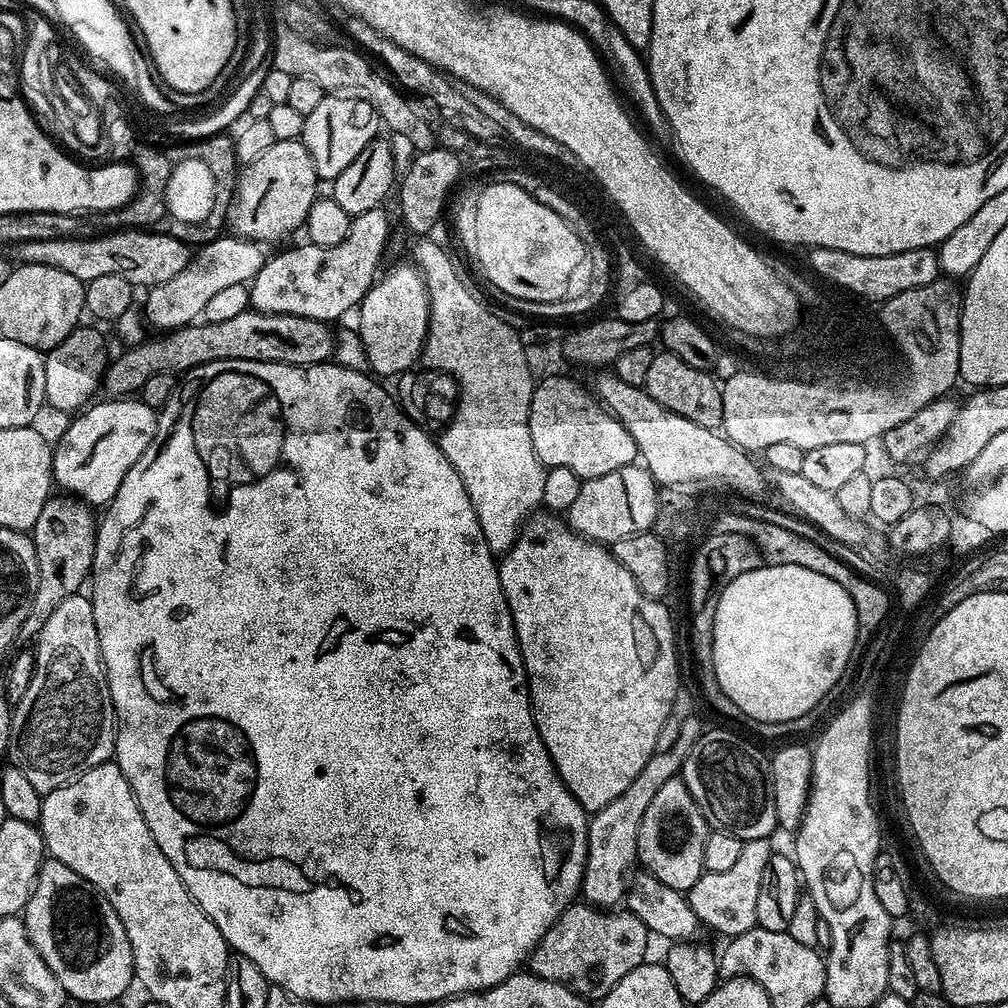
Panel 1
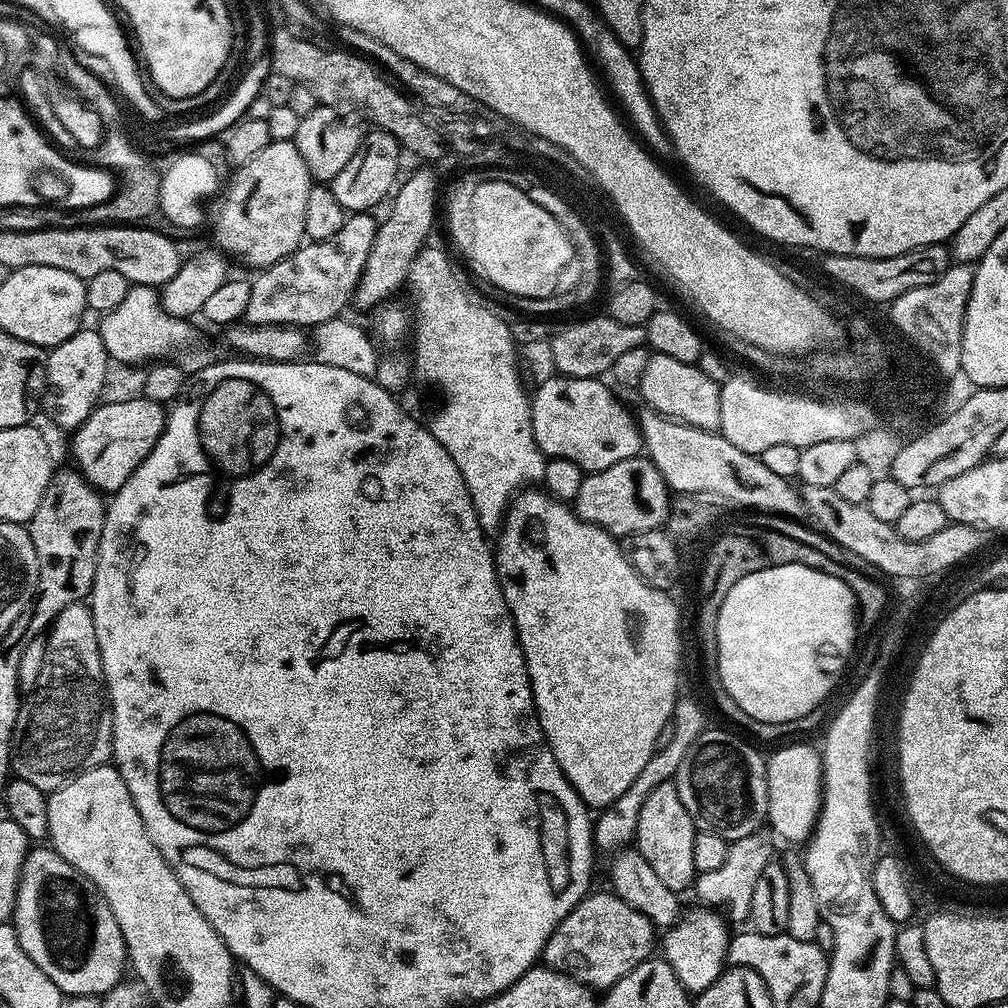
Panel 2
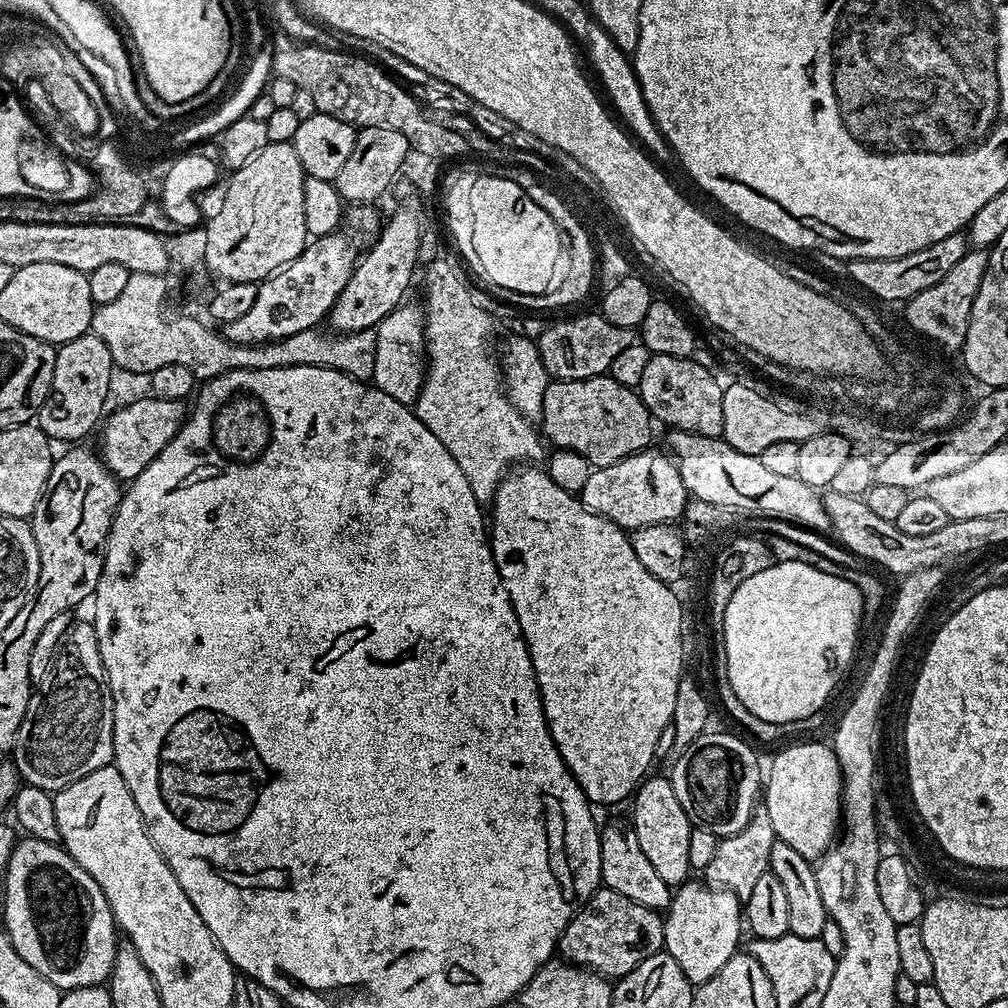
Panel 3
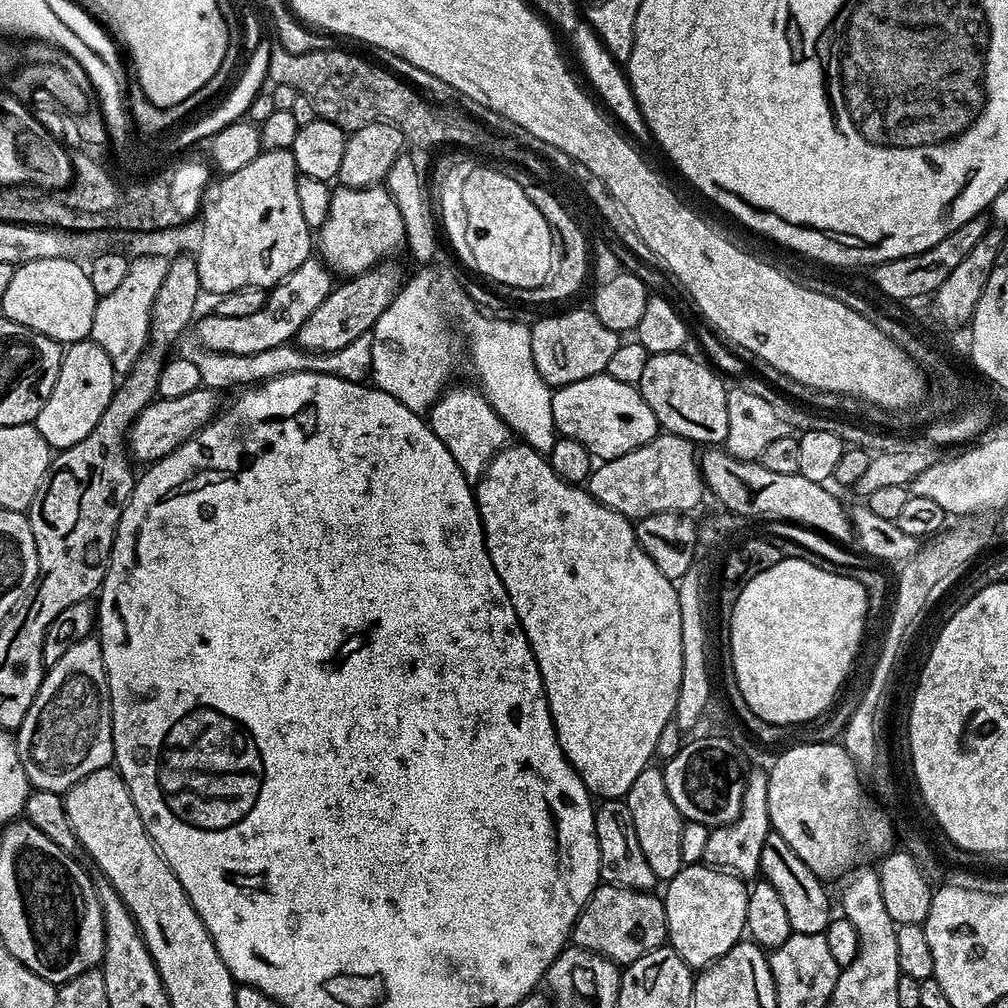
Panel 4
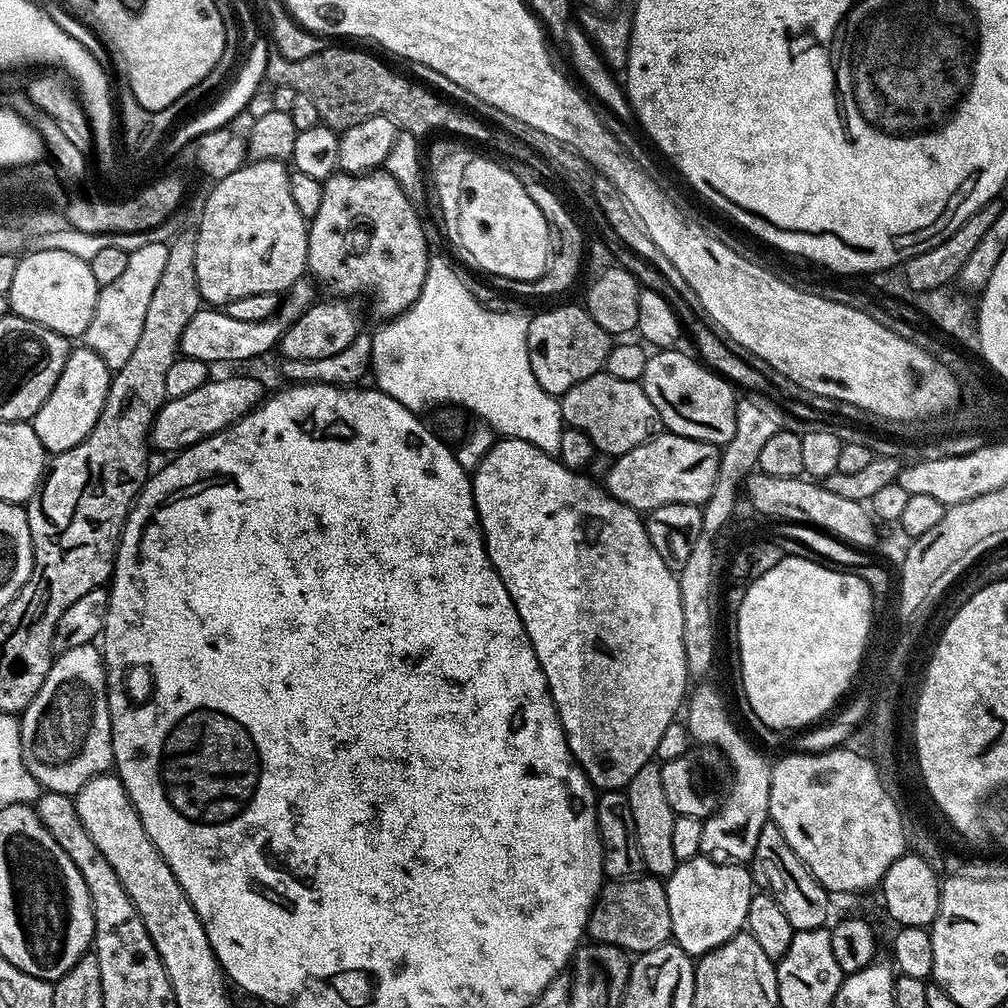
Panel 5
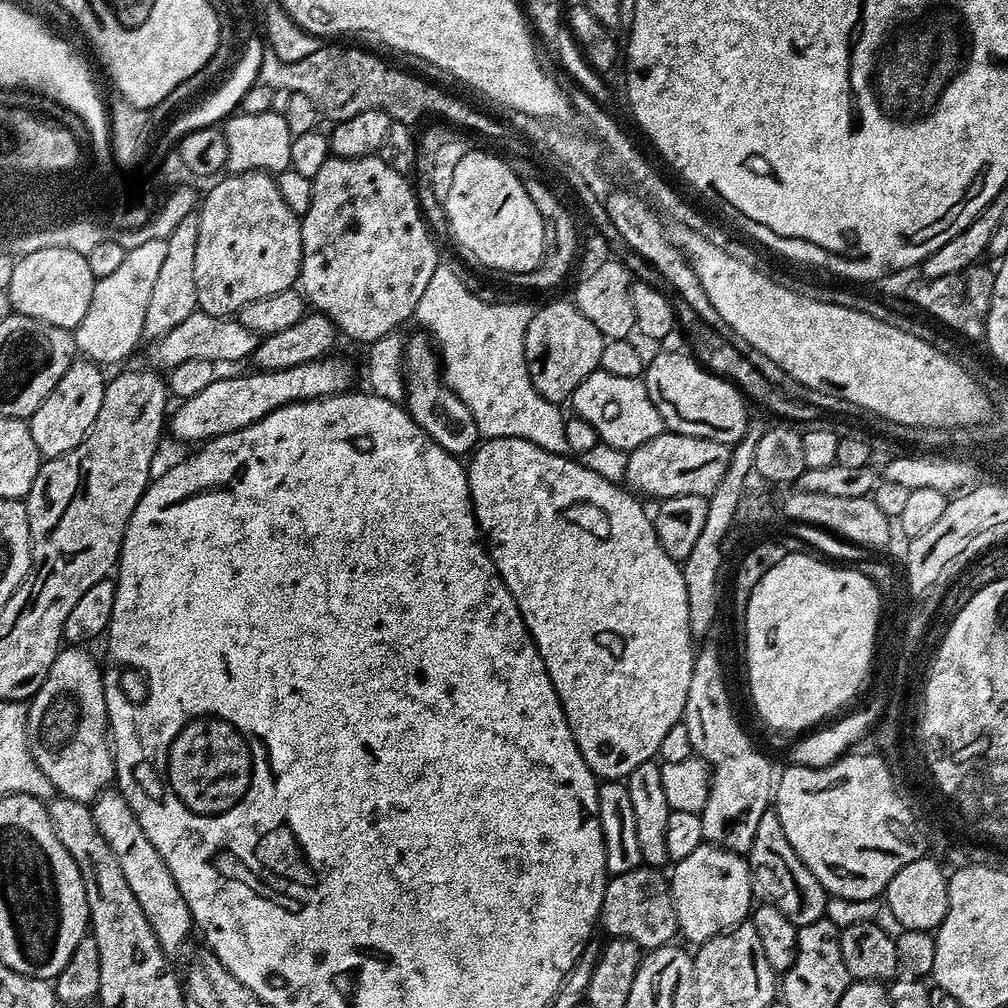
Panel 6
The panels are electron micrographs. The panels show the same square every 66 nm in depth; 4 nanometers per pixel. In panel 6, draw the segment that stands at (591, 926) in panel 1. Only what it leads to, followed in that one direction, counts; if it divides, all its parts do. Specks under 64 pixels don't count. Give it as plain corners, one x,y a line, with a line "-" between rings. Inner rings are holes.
647,866
612,876
604,888
598,924
601,929
604,927
609,932
609,937
629,940
642,950
663,948
673,943
678,936
678,918
674,914
669,877
661,869

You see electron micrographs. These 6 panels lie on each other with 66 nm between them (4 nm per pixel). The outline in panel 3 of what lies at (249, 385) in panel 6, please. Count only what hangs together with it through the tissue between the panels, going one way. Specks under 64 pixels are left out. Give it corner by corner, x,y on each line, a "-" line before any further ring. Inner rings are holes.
151,394
145,397
145,400
130,401
102,424
104,433
100,436
98,455
109,472
124,482
132,481
145,466
154,462
154,458
158,458
158,454
162,454
162,450
166,450
168,443
180,433
186,415
183,400
167,400

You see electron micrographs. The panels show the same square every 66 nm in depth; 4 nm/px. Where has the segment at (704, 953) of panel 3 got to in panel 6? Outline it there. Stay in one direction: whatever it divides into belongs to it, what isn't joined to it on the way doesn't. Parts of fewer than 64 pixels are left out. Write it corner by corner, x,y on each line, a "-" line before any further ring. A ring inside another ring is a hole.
705,842
698,846
698,850
694,850
694,854
675,861
673,868
676,869
670,872
670,883
674,914
678,918
678,932
681,937
685,936
692,946
705,944
718,933
727,932
736,924
745,923
749,919
754,907
752,872
748,868
747,859
741,853
730,852
726,848
720,848
717,844

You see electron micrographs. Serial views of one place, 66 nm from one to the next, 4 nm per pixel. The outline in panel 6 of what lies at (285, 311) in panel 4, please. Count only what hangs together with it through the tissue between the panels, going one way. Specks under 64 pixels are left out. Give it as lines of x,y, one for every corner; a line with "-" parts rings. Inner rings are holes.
197,310
178,322
170,334
166,334
161,340
151,345
151,363
160,370
171,370
181,362
187,362
190,358
206,358
212,364
223,366
223,364
236,364
239,360
247,361
252,351
256,349
258,337
255,332
246,330
239,318
231,316
215,316

